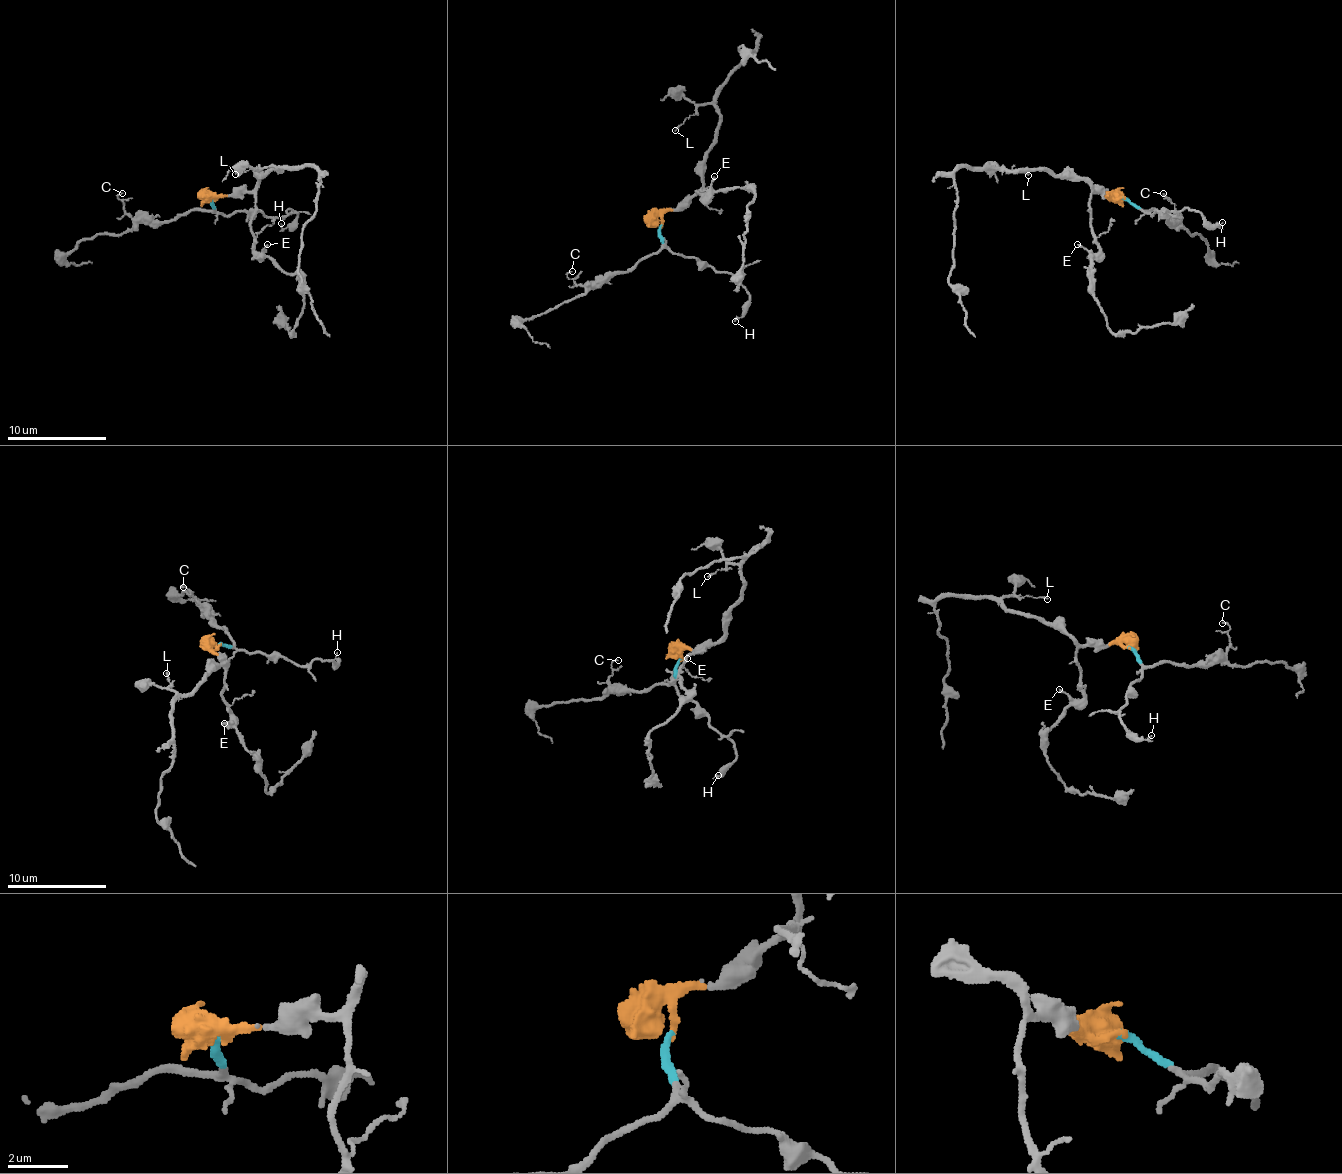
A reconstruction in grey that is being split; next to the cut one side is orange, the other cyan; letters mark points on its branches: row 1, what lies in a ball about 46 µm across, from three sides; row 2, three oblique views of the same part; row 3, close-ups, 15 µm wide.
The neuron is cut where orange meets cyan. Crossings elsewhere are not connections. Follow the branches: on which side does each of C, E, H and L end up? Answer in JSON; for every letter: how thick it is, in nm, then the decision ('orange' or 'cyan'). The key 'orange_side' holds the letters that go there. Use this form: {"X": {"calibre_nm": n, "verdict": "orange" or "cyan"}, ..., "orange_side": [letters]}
{"C": {"calibre_nm": 140, "verdict": "cyan"}, "E": {"calibre_nm": 150, "verdict": "orange"}, "H": {"calibre_nm": 130, "verdict": "cyan"}, "L": {"calibre_nm": 110, "verdict": "orange"}, "orange_side": ["E", "L"]}

